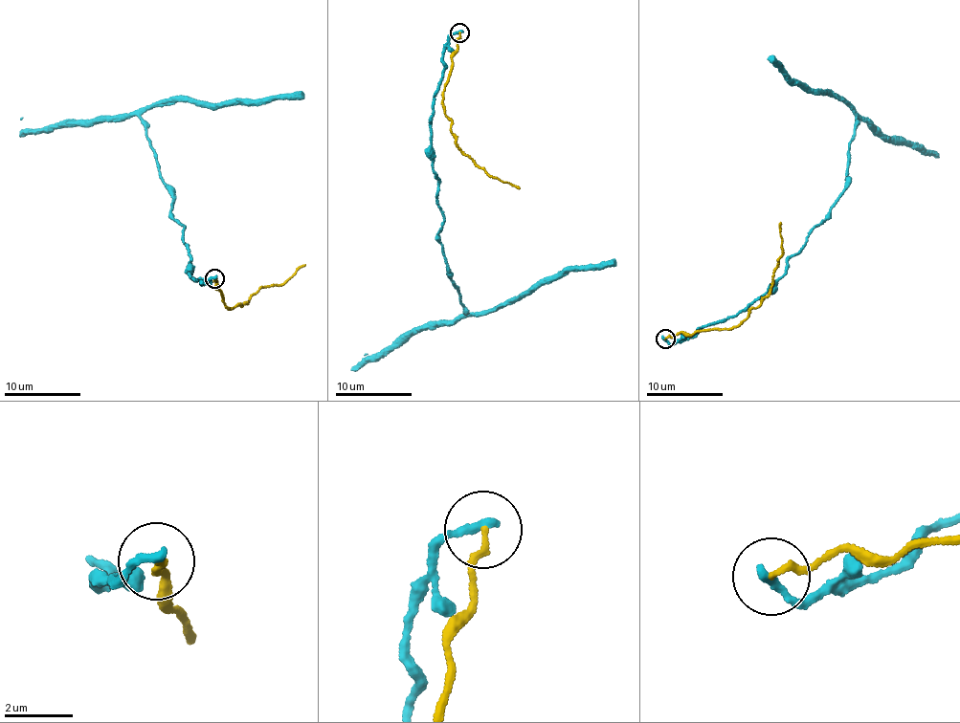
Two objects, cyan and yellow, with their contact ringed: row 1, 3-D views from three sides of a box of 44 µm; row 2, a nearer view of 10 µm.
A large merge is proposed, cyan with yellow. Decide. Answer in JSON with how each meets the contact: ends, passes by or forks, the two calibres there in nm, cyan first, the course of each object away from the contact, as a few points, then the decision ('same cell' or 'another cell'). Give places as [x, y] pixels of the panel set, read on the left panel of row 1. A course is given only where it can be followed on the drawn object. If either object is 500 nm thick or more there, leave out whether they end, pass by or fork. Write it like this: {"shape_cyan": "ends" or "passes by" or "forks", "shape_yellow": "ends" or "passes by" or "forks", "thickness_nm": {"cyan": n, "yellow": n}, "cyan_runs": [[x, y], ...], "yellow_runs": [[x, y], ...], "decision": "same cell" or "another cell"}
{"shape_cyan": "ends", "shape_yellow": "ends", "thickness_nm": {"cyan": 280, "yellow": 180}, "cyan_runs": [[213, 278], [188, 275], [171, 186], [140, 116], [189, 97], [213, 104], [303, 98]], "yellow_runs": [[213, 278], [225, 305], [233, 309], [240, 305], [242, 307], [257, 290], [284, 282], [304, 265]], "decision": "another cell"}

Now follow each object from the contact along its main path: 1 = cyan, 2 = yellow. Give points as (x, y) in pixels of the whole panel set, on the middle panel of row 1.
1: (458, 32), (447, 40), (428, 125), (443, 212), (438, 234), (466, 314), (519, 300), (569, 272), (613, 264)
2: (458, 32), (443, 93), (444, 112), (452, 121), (451, 129), (457, 146), (493, 178), (519, 187)

